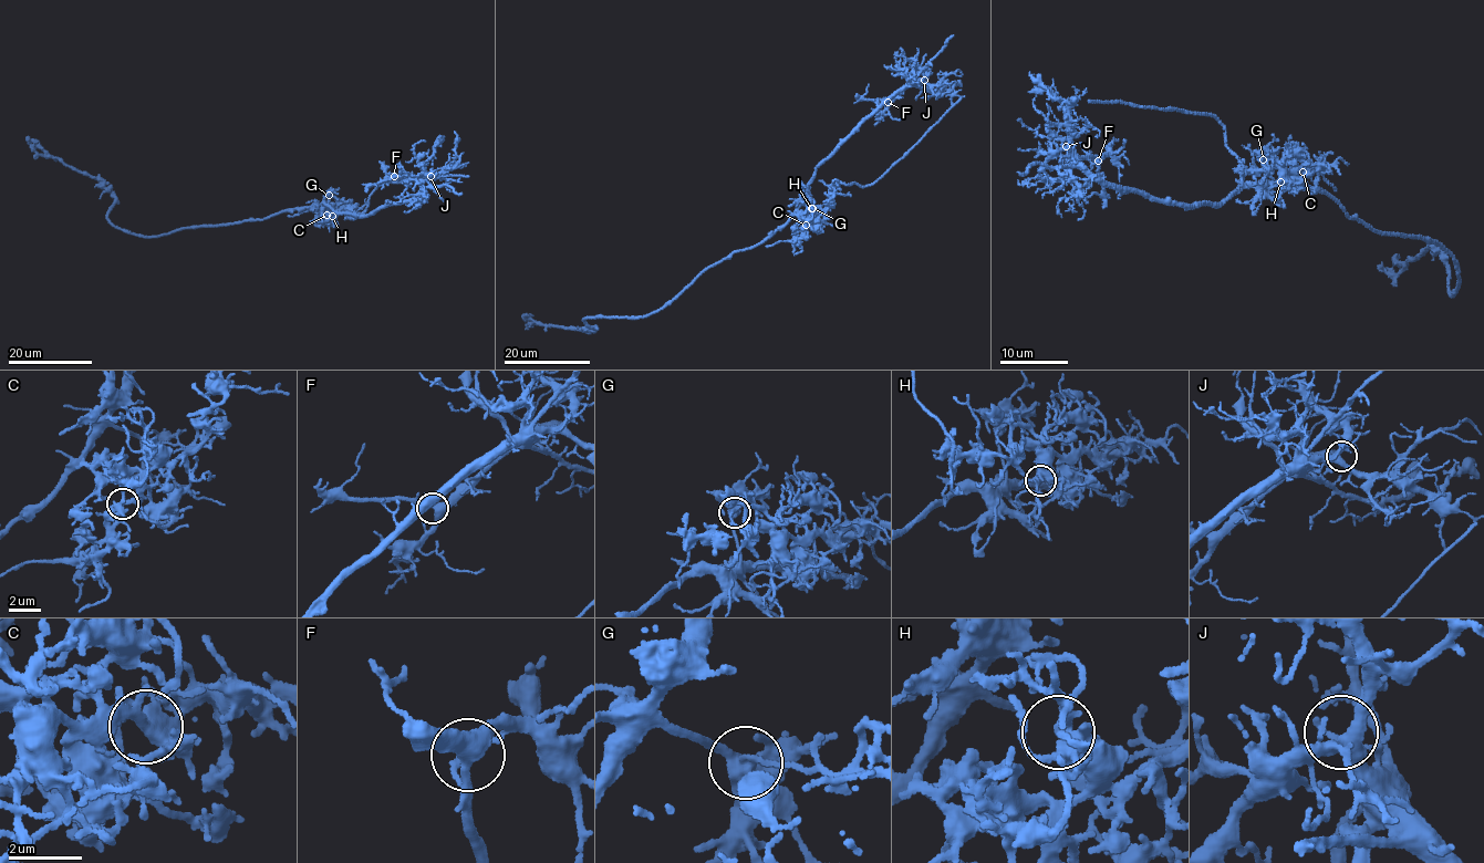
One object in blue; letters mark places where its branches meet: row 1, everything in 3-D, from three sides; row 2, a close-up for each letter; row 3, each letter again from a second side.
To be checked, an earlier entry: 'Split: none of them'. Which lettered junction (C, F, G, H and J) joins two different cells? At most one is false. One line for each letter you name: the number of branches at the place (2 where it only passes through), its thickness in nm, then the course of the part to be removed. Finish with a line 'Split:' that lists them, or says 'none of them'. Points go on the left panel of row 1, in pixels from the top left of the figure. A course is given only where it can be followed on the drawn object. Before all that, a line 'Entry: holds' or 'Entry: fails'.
Entry: fails
G: 4 branches meet; 360 nm thick; foreign part runs (328, 195), (346, 206), (346, 212), (353, 216), (351, 208), (364, 210), (381, 184), (469, 176)
Split: G

